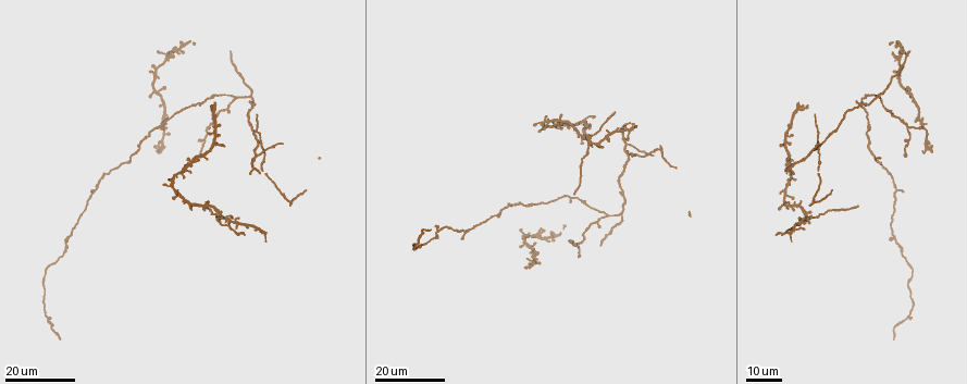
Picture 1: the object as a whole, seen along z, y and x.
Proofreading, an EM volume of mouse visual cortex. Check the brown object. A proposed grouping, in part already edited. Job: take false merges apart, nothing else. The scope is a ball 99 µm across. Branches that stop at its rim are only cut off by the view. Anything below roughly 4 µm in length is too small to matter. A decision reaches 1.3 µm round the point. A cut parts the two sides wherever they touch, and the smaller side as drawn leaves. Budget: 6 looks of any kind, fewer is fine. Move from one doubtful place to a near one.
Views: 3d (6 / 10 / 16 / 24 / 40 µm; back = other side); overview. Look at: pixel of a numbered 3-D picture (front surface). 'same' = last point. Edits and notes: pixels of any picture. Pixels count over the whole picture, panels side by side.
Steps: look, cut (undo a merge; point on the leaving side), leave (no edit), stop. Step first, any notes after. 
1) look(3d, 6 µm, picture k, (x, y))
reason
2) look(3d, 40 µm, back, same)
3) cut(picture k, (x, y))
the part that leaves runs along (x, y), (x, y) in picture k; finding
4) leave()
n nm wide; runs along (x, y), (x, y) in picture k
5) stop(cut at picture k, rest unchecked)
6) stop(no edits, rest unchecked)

look(3d, 16 µm, picture 1, (877, 94))

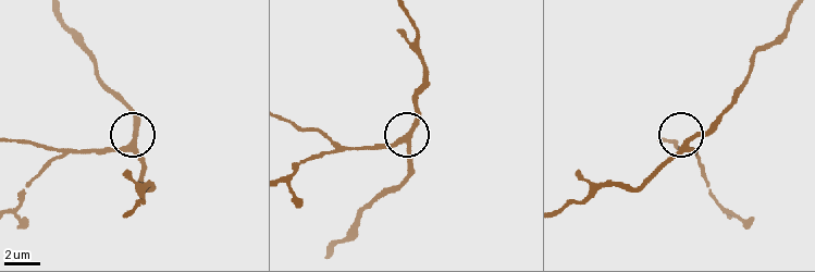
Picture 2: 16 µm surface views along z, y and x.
look(3d, 10 µm, picture 2, (686, 142))

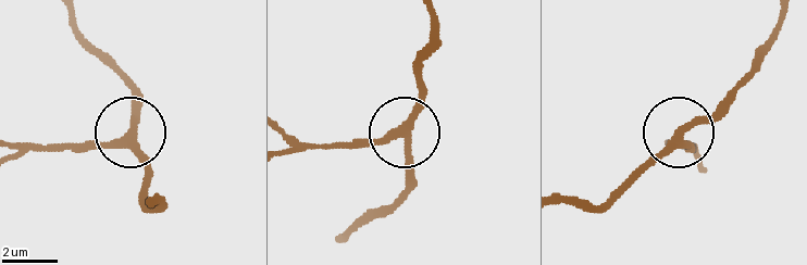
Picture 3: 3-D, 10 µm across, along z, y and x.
leave()
280 nm wide; runs along (14, 146), (112, 143), (134, 125), (134, 85) in picture 3; continuous, no second cell

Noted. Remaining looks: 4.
look(3d, 24 µm, picture 1, (206, 143))
three-way junction

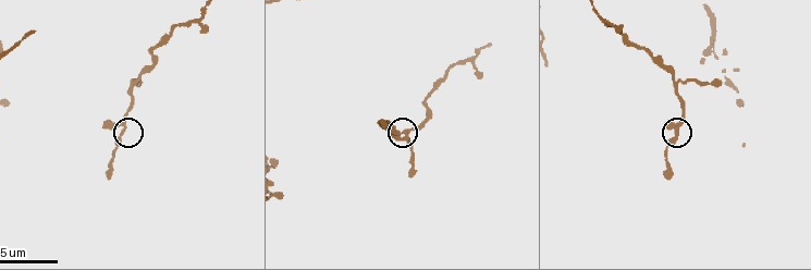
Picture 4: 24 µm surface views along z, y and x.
look(3d, 6 µm, picture 4, (123, 131))

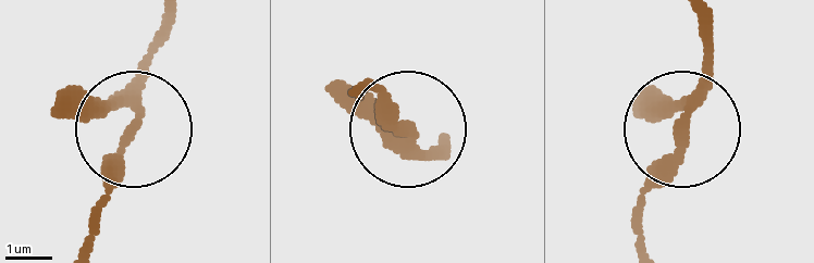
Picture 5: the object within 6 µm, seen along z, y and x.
leave()
3 arms; runs along (697, 19), (708, 65), (669, 171), (642, 205), (638, 248) in picture 5; all the same cell

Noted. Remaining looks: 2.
look(3d, 24 µm, picture 1, (627, 145))
thin arm on a thick one

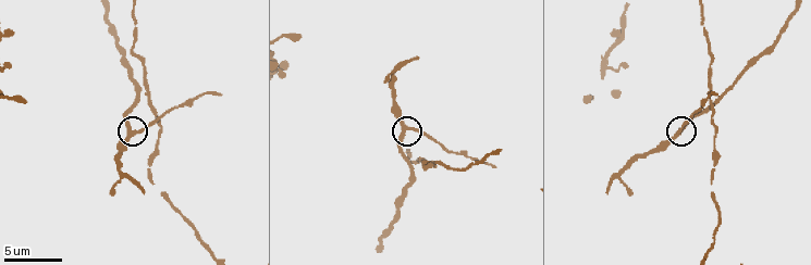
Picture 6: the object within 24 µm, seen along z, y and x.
look(3d, 6 µm, picture 6, (403, 126))

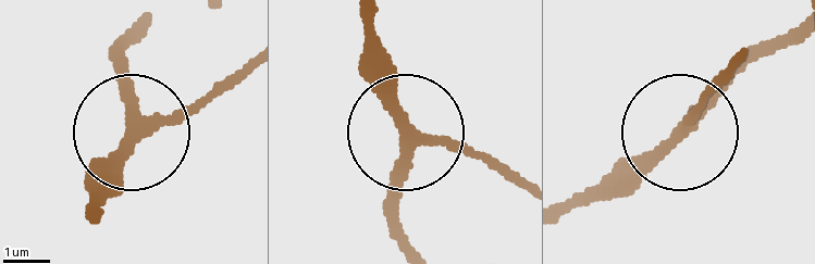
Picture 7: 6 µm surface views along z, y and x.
leave()
runs along (139, 23), (124, 50), (136, 128), (171, 124), (225, 77) in picture 7; one cell here

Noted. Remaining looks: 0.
stop(no edits, rest unchecked)

